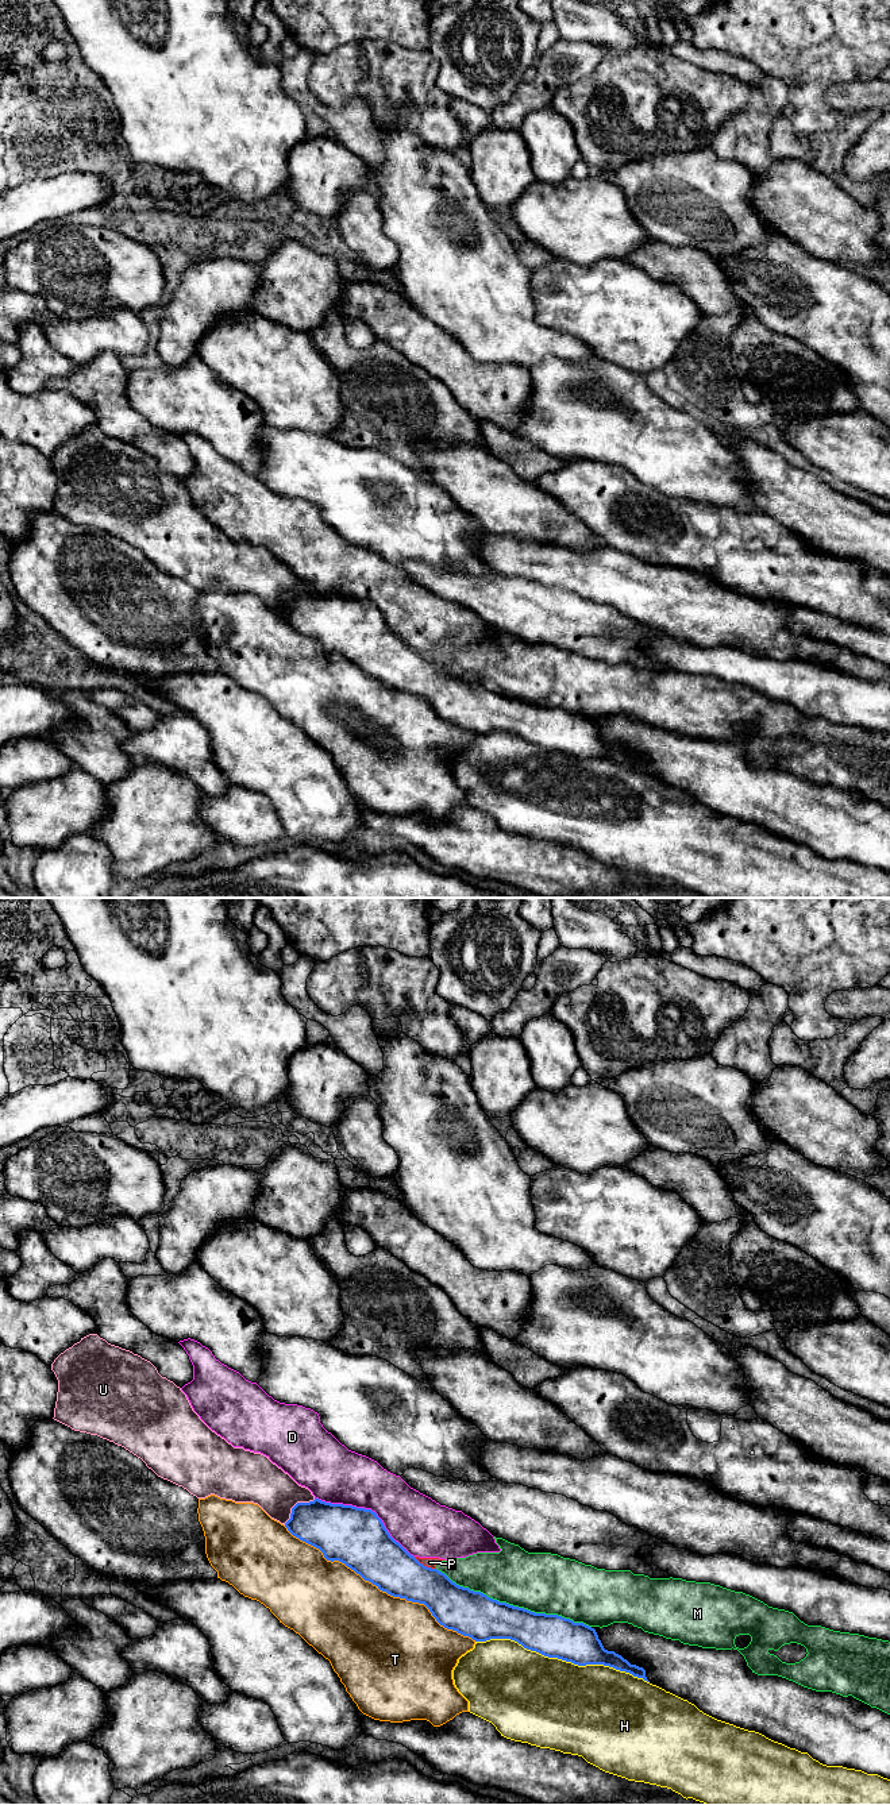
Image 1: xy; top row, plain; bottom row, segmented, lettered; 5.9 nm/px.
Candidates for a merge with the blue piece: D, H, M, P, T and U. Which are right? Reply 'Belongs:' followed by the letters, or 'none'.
Belongs: none

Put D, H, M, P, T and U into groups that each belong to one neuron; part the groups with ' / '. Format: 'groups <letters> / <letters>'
groups D / H / M P / T / U

